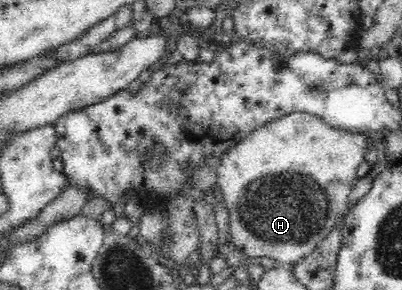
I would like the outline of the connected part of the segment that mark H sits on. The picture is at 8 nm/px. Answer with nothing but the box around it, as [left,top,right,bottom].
[217,112,370,265]

